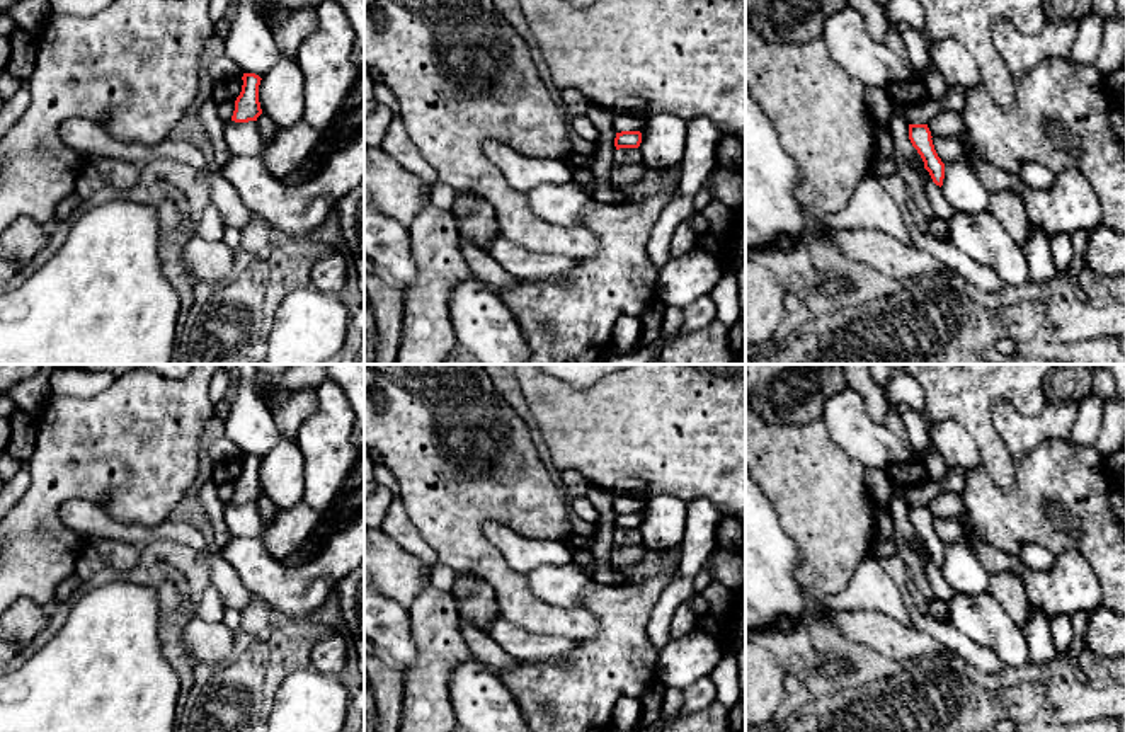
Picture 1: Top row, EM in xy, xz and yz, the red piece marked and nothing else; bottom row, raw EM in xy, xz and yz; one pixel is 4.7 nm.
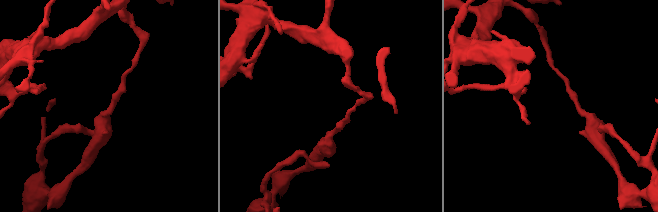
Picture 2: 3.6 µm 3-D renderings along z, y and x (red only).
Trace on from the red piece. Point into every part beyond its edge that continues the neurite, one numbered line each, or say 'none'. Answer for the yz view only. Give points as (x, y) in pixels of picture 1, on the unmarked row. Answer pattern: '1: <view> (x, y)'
none

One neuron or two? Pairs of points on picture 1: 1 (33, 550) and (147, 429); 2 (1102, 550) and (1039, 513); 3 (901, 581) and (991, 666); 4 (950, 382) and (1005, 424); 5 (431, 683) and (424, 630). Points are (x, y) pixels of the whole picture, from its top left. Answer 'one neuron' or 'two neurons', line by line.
1: one neuron
2: one neuron
3: one neuron
4: two neurons
5: one neuron

